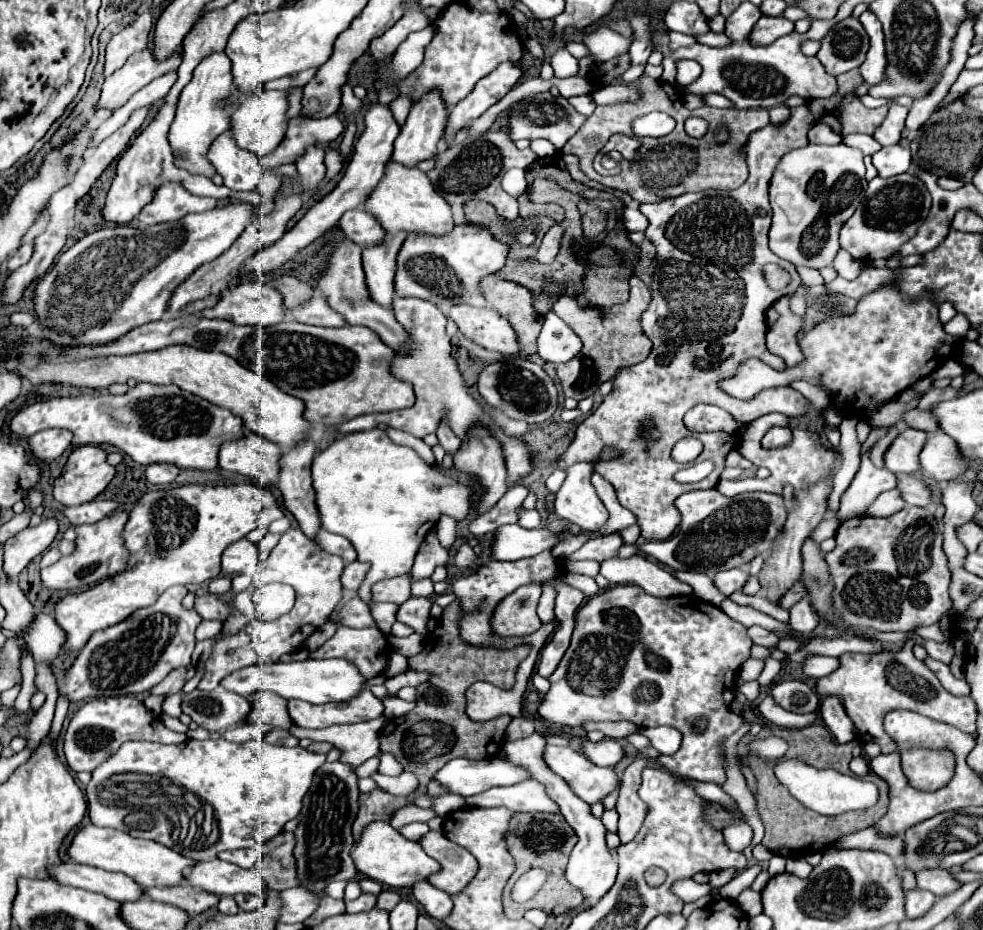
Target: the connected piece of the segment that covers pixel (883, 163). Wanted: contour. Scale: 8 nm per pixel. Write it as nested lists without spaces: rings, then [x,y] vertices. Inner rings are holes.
[[[887,146],[873,154],[873,164],[879,170],[881,178],[897,176],[909,170],[911,166],[911,150],[907,146]]]

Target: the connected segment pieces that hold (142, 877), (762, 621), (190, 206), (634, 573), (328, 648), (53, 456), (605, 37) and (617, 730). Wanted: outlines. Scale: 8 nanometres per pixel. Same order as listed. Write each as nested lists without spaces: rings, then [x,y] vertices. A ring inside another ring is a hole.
[[[87,824],[77,830],[67,854],[77,864],[97,866],[97,868],[111,870],[111,872],[123,872],[143,888],[147,888],[147,886],[175,886],[183,880],[185,870],[189,870],[193,866],[193,860],[187,860],[181,854],[177,854],[177,852],[169,850],[167,846],[161,846],[153,840],[131,838],[125,832],[111,830],[111,828],[99,828],[95,824]]]
[[[726,598],[721,603],[720,607],[729,617],[737,620],[746,628],[759,625],[767,630],[773,630],[773,632],[787,632],[787,634],[793,634],[793,630],[789,630],[785,624],[777,622],[776,619],[766,614],[755,612],[755,609],[750,606],[739,606],[732,602],[730,598]]]
[[[165,182],[157,188],[153,200],[141,210],[141,224],[161,224],[169,220],[181,220],[191,212],[207,212],[217,206],[215,198],[191,194],[181,182]]]
[[[639,554],[621,562],[617,558],[605,560],[600,563],[599,573],[611,584],[635,584],[653,596],[693,594],[689,584],[677,580],[673,574]]]
[[[339,626],[331,640],[311,652],[311,658],[343,658],[355,664],[363,678],[373,678],[385,670],[389,652],[385,636],[375,626],[359,630]]]
[[[51,428],[37,432],[29,438],[29,454],[39,464],[51,464],[65,452],[65,448],[69,448],[71,438],[69,430]]]
[[[597,28],[583,36],[583,44],[589,50],[589,60],[607,62],[629,50],[631,38],[621,38],[621,34],[609,28]]]
[[[629,721],[587,722],[583,724],[586,731],[600,731],[605,737],[623,739],[638,731],[638,726]]]

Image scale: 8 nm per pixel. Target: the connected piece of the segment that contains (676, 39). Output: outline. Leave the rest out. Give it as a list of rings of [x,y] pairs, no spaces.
[[[669,32],[669,37],[670,37],[670,49],[675,50],[679,47],[682,46],[692,46],[693,44],[696,44],[697,41],[695,40],[694,37],[685,35],[682,33],[678,32]]]

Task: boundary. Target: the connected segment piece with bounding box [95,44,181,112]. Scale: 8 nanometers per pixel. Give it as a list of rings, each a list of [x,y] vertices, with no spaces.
[[[149,44],[145,50],[133,54],[125,62],[125,66],[121,66],[117,72],[113,72],[109,78],[105,78],[101,98],[95,104],[95,110],[111,110],[111,112],[115,112],[137,90],[147,86],[153,78],[177,68],[179,62],[181,60],[177,58],[177,52],[173,52],[173,56],[167,58],[165,62],[155,62],[151,58],[151,44]]]

